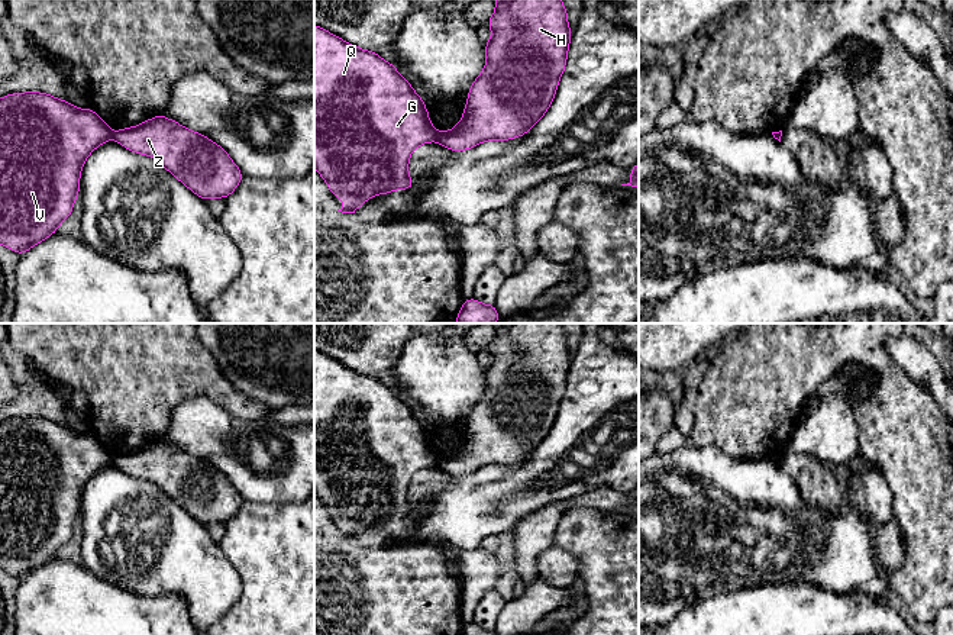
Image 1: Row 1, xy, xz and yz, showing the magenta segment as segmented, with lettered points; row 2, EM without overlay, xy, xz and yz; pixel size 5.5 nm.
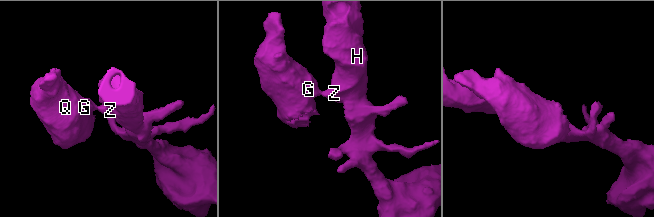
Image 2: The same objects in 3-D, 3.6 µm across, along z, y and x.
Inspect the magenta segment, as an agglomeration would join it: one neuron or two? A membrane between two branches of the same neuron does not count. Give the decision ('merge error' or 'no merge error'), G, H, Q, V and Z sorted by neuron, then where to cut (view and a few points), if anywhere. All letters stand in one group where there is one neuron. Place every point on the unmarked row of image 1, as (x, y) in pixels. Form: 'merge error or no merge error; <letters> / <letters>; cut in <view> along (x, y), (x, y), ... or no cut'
merge error; G Q V / H Z; cut in xz along (438, 457), (436, 464)

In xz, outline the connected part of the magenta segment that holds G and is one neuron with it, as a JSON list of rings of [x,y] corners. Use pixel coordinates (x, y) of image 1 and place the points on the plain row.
[[[314,349],[314,493],[327,507],[335,525],[343,522],[343,531],[337,536],[355,538],[374,519],[414,513],[408,500],[410,480],[419,470],[436,467],[437,458],[424,426],[395,390],[377,377],[361,374]]]

